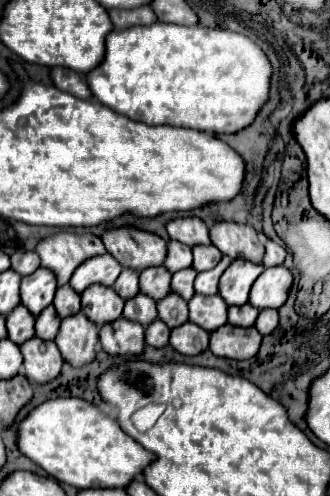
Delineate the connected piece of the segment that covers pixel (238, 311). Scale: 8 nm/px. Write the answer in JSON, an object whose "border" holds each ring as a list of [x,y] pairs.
{"border":[[[250,304],[244,306],[230,306],[228,308],[228,322],[236,324],[240,328],[250,328],[256,324],[256,316],[260,314],[260,310],[252,308]]]}

